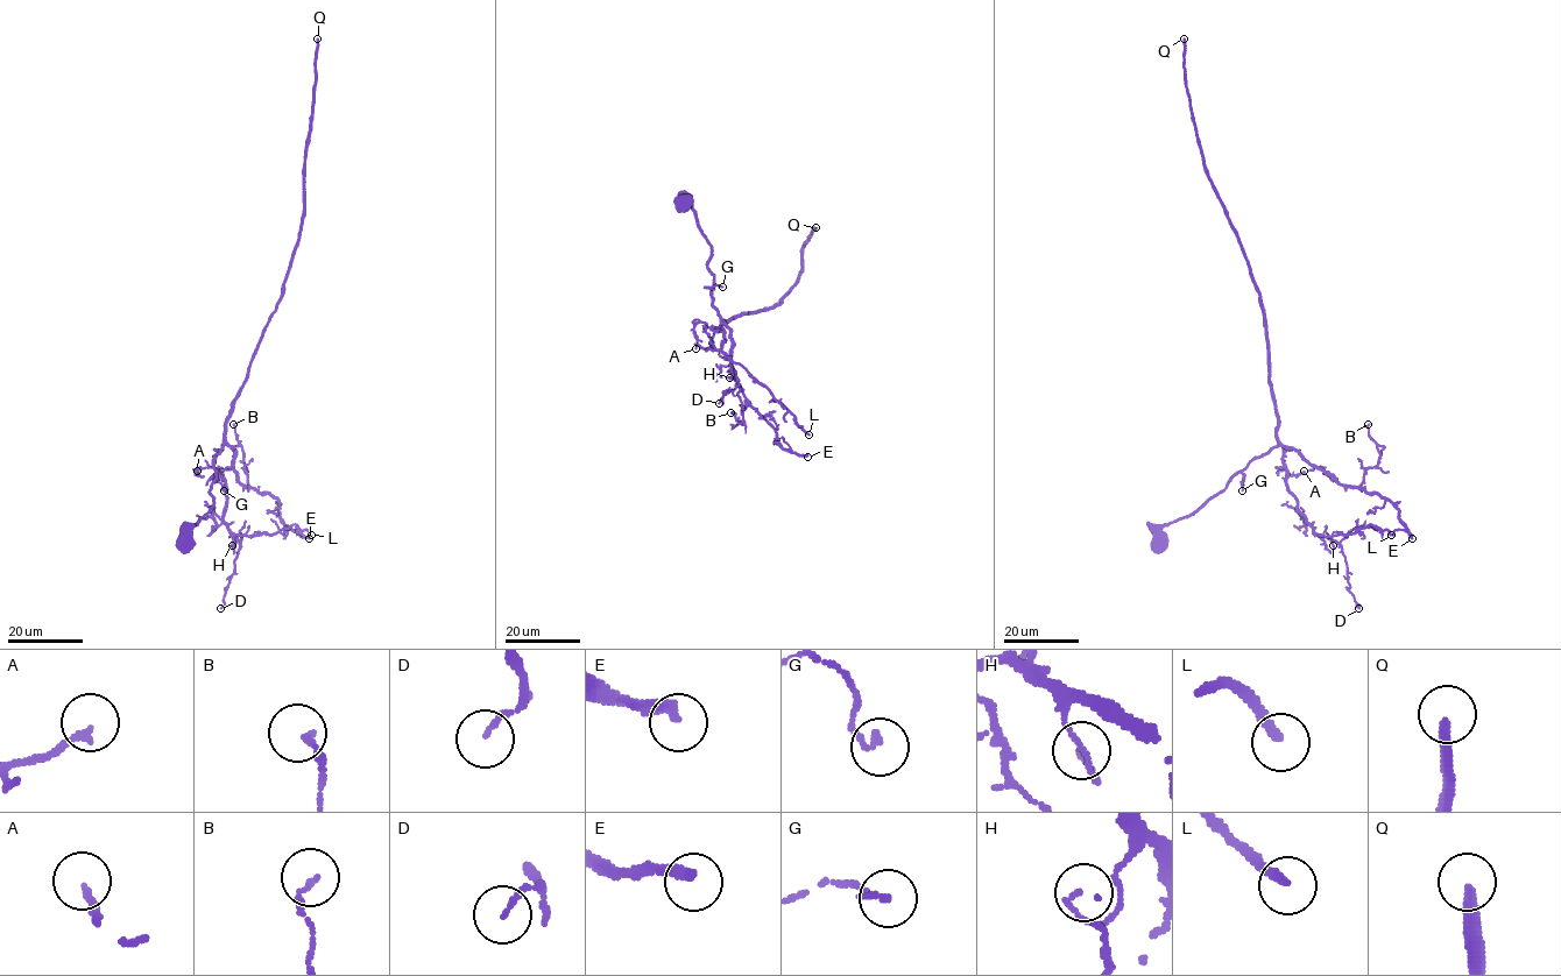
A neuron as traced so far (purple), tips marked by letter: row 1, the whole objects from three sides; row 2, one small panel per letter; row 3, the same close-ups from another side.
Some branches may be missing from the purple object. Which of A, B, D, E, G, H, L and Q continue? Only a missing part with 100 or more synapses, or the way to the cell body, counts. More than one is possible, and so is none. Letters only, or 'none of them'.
Q

